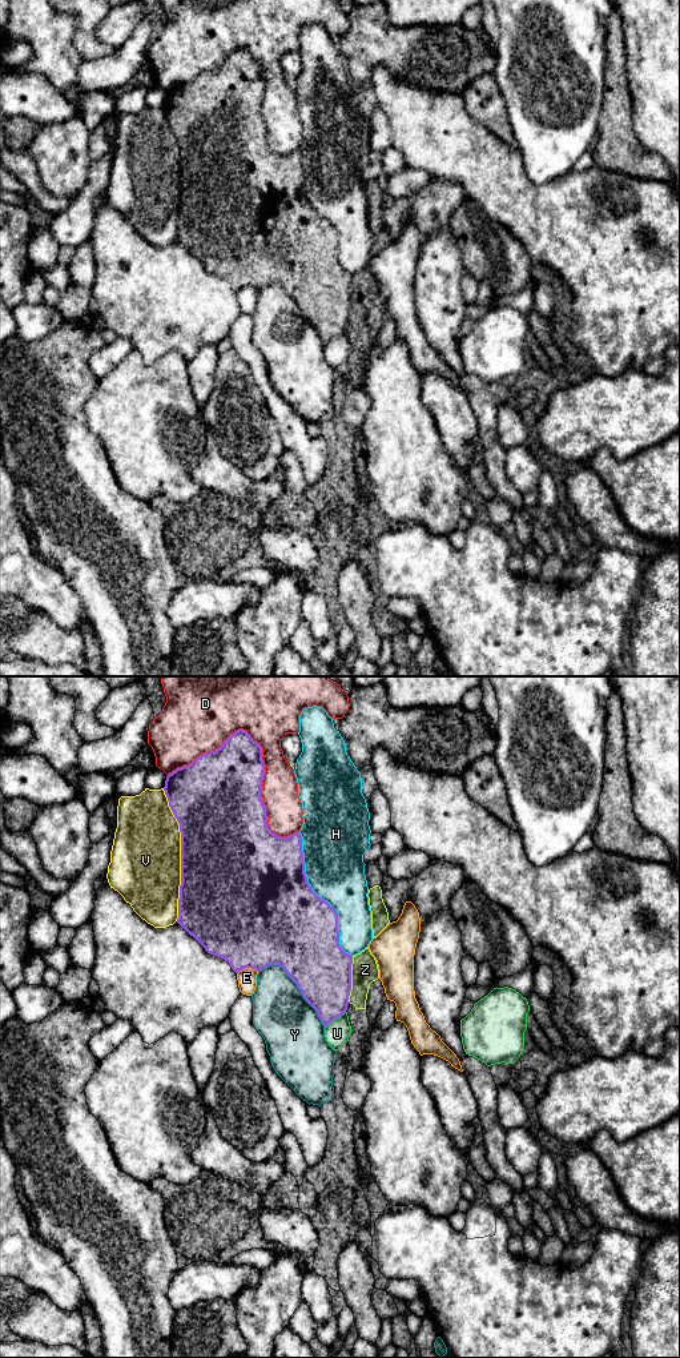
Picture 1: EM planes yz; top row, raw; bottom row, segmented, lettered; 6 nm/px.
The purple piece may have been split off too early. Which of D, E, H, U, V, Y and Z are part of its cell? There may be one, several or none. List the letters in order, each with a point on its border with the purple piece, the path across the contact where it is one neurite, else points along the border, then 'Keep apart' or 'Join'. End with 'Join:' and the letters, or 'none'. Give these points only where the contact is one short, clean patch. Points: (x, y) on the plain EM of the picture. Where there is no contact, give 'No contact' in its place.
D: Touches purple at yz (261, 75). Keep apart
E: Touches purple at yz (246, 285). Keep apart
H: Touches purple at yz (318, 215). Keep apart
U: Touches purple at yz (334, 337). Keep apart
V: Touches purple at yz (181, 173). Keep apart
Y: Touches purple at yz (297, 304). Keep apart
Z: Touches purple at yz (350, 297). Boundary: yz (353, 274), (351, 308), (347, 320). Keep apart
Join: none

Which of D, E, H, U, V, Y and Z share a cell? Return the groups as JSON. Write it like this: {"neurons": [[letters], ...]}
{"neurons": [["D"], ["E"], ["H"], ["U"], ["V"], ["Y"], ["Z"]]}

